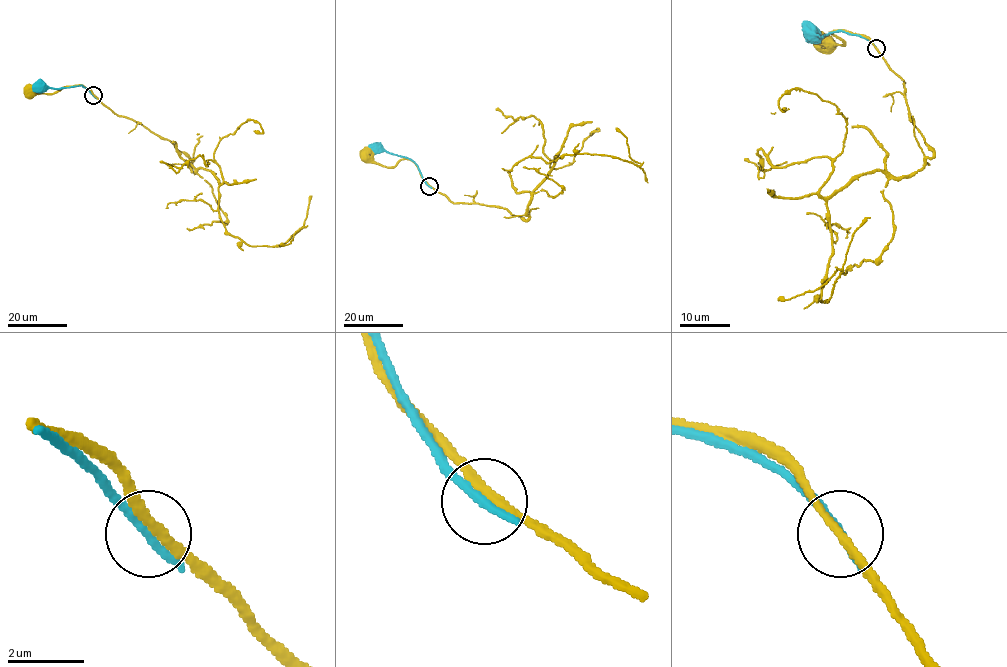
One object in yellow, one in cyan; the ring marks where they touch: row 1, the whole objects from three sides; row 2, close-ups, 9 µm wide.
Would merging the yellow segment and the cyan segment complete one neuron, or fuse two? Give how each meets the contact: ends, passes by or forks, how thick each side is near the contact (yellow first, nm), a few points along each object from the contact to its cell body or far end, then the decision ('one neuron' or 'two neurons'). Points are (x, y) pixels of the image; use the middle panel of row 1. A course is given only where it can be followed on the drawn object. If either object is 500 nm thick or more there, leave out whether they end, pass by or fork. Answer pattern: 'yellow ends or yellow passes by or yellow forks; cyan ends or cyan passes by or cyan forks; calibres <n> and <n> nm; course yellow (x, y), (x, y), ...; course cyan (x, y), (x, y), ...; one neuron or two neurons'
yellow passes by; cyan passes by; calibres 220 and 200 nm; course yellow (429, 186), (454, 203), (503, 207), (527, 220), (530, 193), (554, 157), (604, 154), (641, 165), (616, 128); course cyan (429, 186), (414, 162), (374, 147); two neurons

